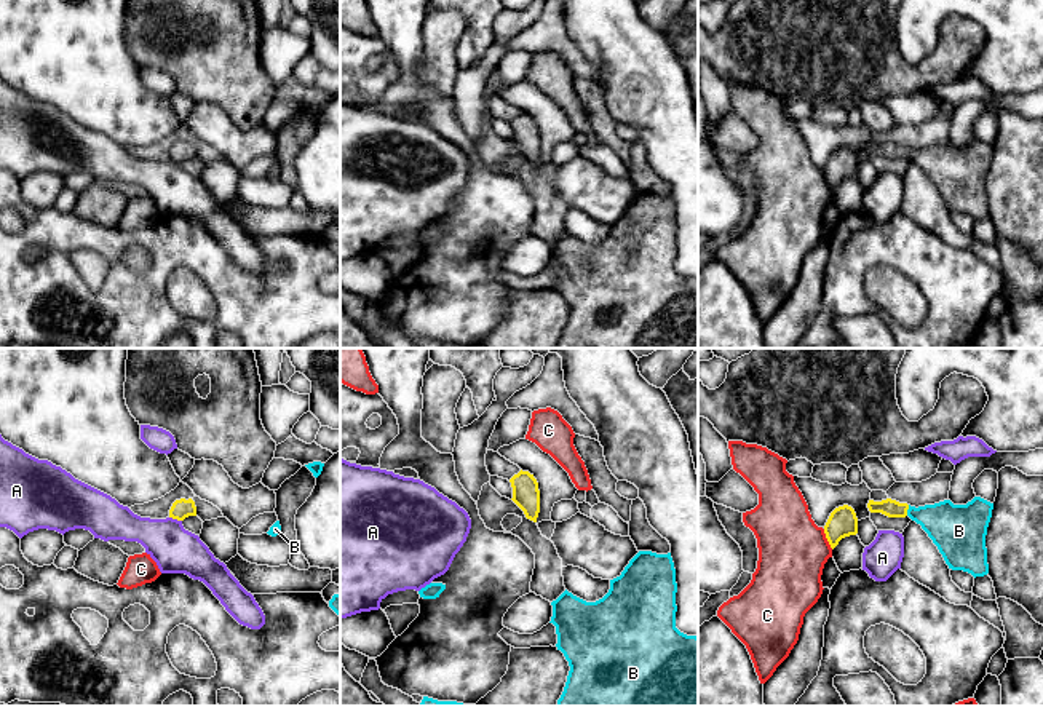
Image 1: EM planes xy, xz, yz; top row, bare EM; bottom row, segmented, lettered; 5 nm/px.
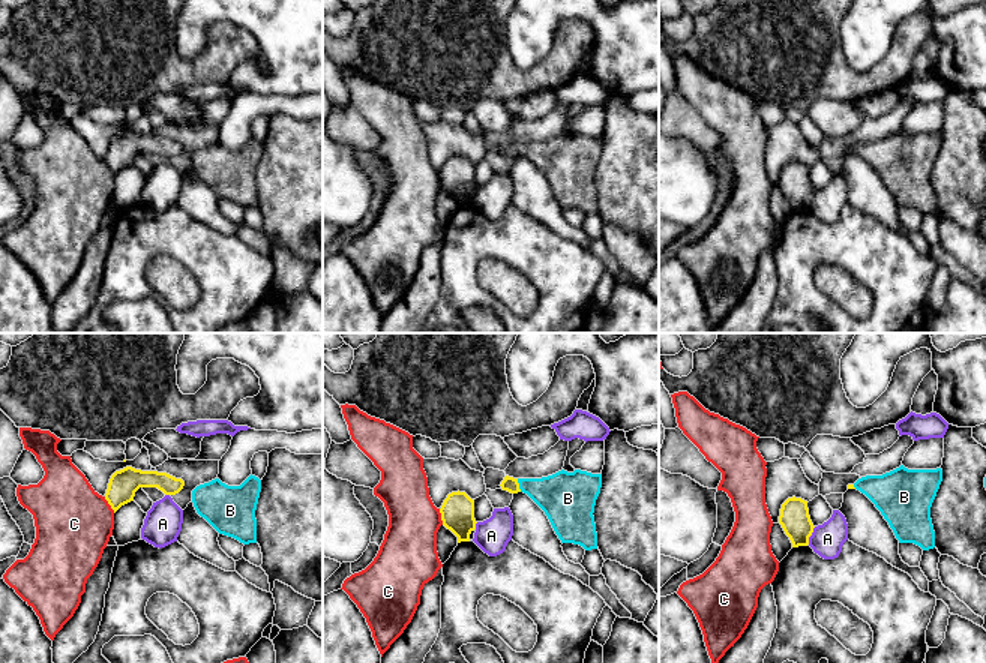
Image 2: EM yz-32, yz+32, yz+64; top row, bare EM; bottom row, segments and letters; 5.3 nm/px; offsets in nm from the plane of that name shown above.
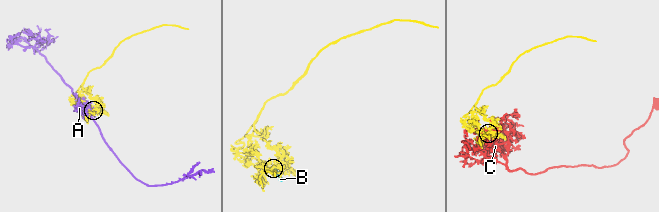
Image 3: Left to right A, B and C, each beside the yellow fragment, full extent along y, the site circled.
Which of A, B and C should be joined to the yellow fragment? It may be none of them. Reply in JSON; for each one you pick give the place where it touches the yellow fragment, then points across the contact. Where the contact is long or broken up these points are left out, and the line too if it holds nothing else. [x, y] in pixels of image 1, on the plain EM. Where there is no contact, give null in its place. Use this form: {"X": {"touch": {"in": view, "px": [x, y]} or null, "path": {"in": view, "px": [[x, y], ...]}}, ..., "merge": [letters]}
{"B": {"touch": {"in": "yz", "px": [908, 150]}}, "merge": ["B"]}

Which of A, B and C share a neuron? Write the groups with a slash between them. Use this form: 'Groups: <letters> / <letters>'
Groups: A / B / C

